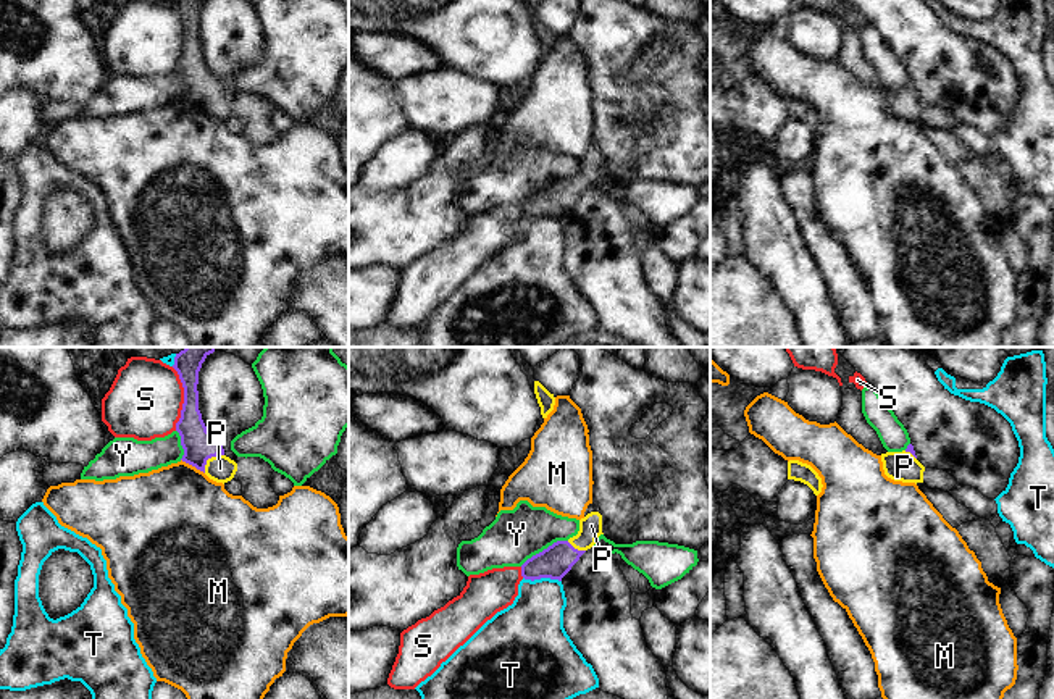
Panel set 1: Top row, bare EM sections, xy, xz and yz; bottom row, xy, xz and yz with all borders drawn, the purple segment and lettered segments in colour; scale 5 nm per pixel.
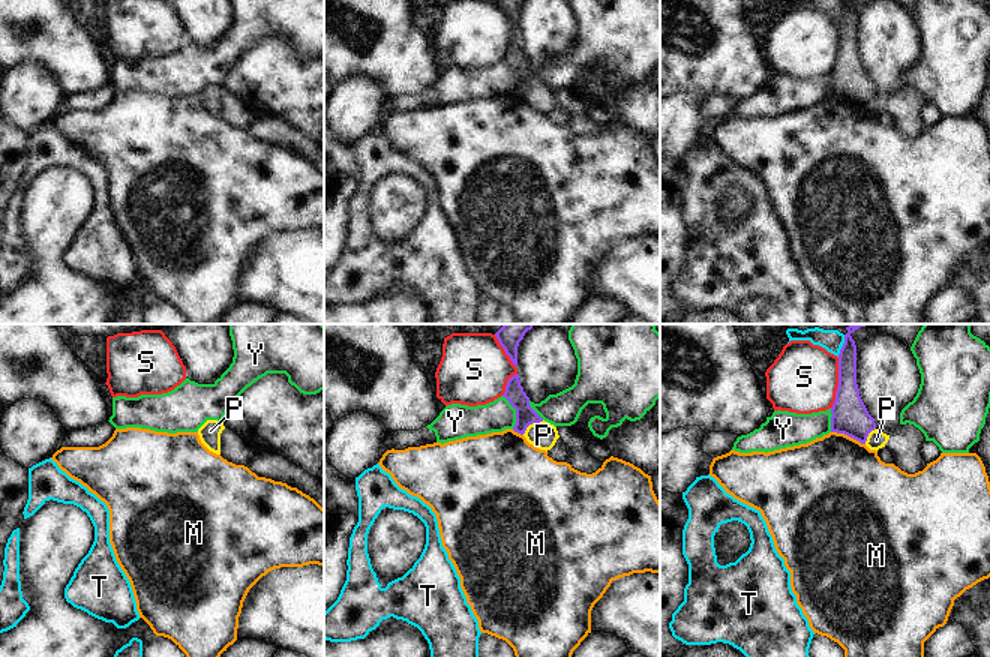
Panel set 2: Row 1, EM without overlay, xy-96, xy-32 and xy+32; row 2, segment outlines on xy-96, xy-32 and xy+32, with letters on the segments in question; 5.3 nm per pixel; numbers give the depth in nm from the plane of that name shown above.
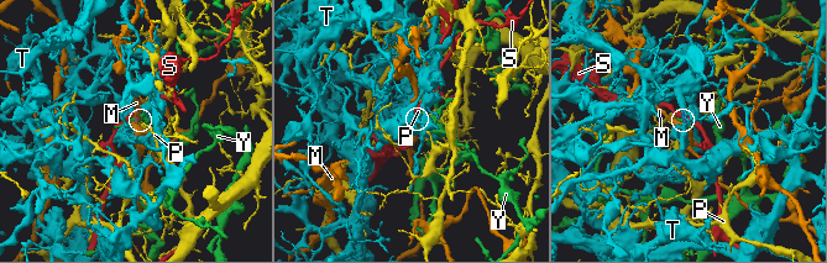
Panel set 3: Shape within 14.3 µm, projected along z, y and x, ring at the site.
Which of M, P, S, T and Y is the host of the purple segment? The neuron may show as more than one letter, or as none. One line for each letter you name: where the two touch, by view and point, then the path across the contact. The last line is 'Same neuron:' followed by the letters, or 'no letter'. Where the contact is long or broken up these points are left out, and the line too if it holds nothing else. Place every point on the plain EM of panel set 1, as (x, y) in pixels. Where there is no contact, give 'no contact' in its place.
P: xy (209, 96) | across xy (199, 84), (209, 96), (220, 107)
Same neuron: P

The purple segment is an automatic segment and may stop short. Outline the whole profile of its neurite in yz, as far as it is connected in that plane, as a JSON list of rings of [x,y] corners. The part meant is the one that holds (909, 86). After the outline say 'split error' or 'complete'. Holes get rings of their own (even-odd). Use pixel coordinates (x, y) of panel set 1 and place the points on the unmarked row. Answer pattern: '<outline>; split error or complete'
[[[909,82],[902,90],[881,92],[885,113],[894,119],[923,121],[925,105],[917,98],[914,84]]]; split error

